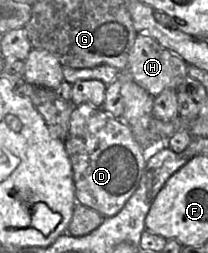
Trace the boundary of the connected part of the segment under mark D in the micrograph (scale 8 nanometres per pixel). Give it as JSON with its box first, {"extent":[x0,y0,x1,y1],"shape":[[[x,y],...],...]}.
{"extent":[64,104,147,217],"shape":[[[81,104],[75,106],[71,113],[64,143],[72,165],[76,203],[94,209],[103,217],[116,215],[138,188],[147,163],[143,149],[135,140],[129,126],[104,111],[102,107]]]}

